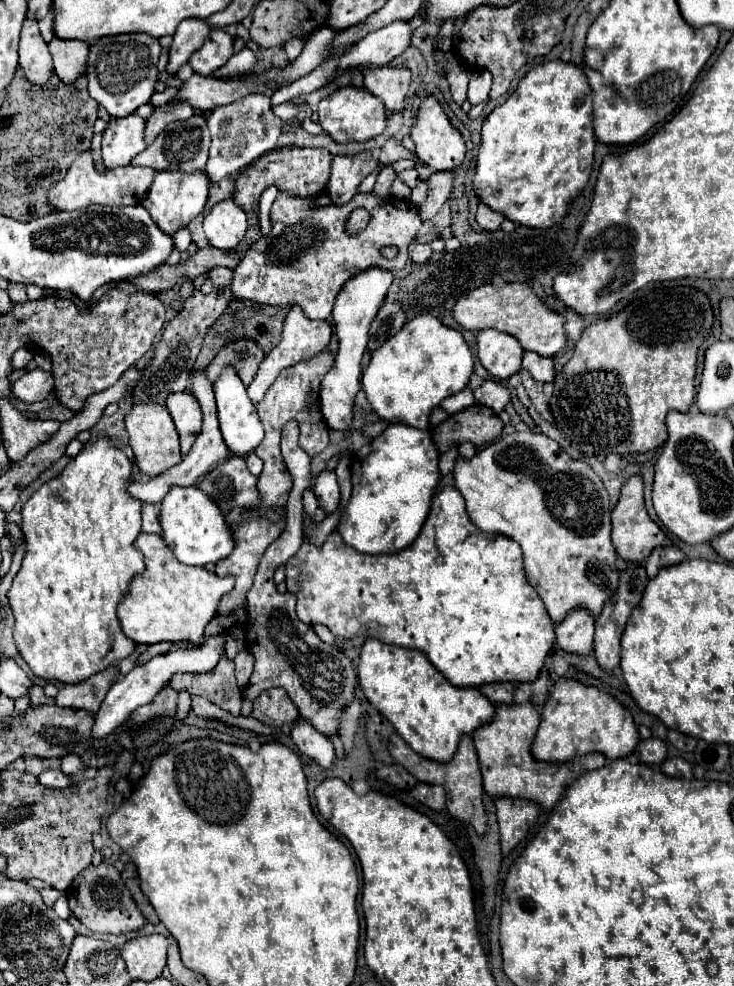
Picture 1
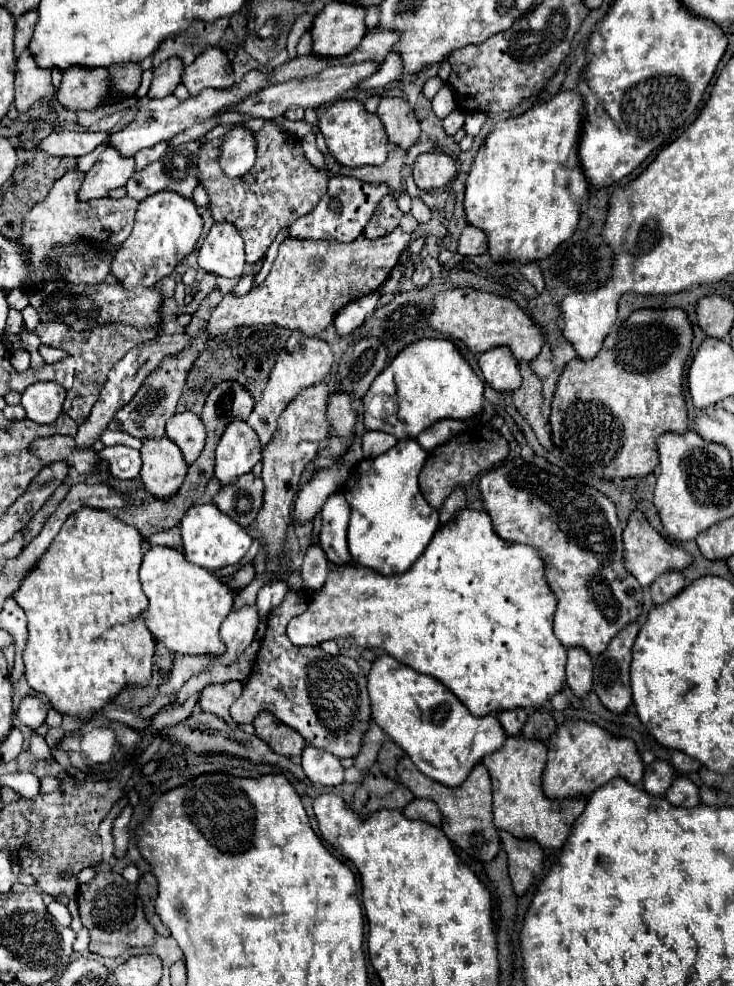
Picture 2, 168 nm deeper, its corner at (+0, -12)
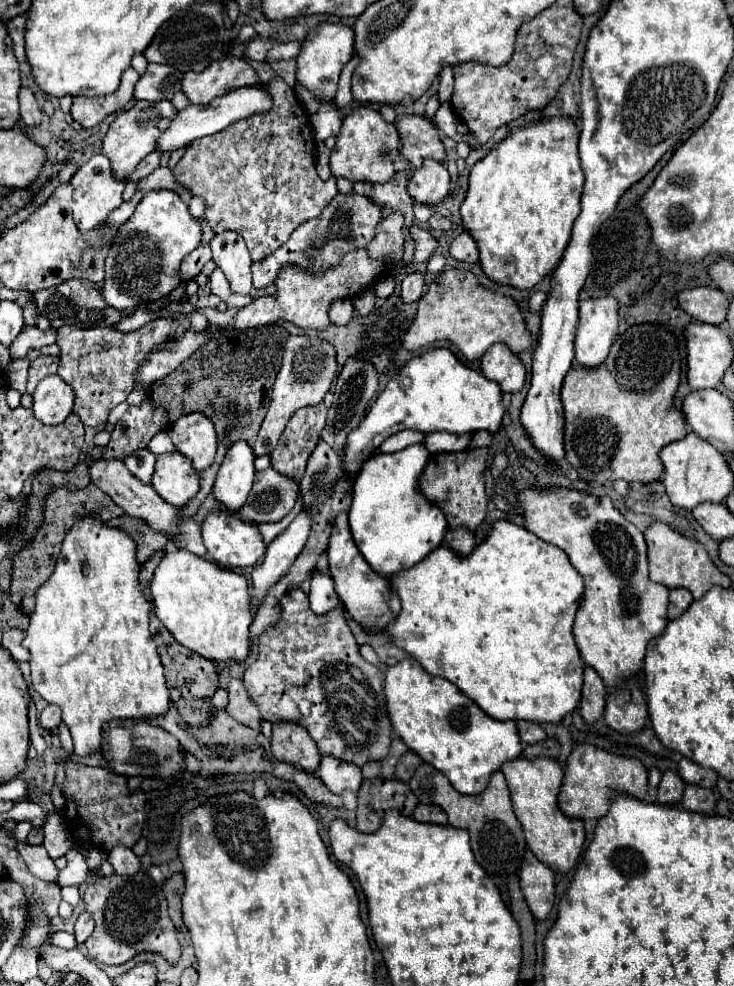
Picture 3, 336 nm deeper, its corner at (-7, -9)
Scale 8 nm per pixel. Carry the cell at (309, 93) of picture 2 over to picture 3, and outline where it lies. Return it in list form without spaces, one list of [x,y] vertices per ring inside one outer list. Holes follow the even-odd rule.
[[[238,88],[238,90],[234,90],[234,92],[226,94],[226,96],[216,98],[208,106],[190,104],[184,110],[178,110],[176,118],[170,122],[170,126],[156,140],[156,148],[154,150],[158,150],[158,152],[174,152],[174,150],[182,148],[182,146],[194,142],[196,138],[210,136],[210,134],[216,134],[216,132],[224,130],[226,126],[234,124],[240,118],[246,118],[246,116],[256,114],[256,112],[268,112],[270,106],[272,106],[272,98],[262,88]]]

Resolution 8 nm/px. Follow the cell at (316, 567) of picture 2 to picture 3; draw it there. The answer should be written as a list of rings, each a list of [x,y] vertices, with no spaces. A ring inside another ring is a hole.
[[[314,572],[312,588],[310,588],[308,596],[310,596],[312,610],[316,614],[324,614],[324,612],[330,612],[330,610],[340,606],[340,600],[338,600],[338,594],[334,590],[332,578],[330,576],[322,576],[320,572]]]

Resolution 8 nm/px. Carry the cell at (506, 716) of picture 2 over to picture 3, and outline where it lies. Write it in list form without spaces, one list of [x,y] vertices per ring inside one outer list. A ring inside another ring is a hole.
[[[516,722],[518,726],[518,732],[520,732],[520,738],[524,744],[536,744],[536,742],[542,742],[546,738],[546,732],[540,724],[534,724],[534,722]]]

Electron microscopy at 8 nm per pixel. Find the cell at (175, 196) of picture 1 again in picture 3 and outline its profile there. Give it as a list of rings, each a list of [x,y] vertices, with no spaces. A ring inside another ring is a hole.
[[[158,190],[158,192],[146,194],[138,202],[134,214],[128,218],[126,224],[122,224],[118,232],[118,240],[122,246],[116,248],[116,242],[114,242],[114,246],[106,256],[106,278],[102,284],[104,302],[116,310],[126,310],[126,308],[142,308],[146,304],[152,304],[168,296],[182,282],[180,262],[184,260],[186,254],[190,254],[200,246],[200,236],[202,236],[200,222],[190,216],[188,206],[178,198],[178,194],[174,194],[172,190]]]

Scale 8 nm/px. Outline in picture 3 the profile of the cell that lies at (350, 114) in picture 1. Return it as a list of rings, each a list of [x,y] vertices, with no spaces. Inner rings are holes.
[[[360,106],[352,110],[342,122],[342,130],[336,136],[336,146],[330,156],[330,170],[334,178],[346,178],[350,182],[388,182],[394,170],[394,158],[400,148],[400,136],[394,124],[384,122],[378,110],[372,106]]]

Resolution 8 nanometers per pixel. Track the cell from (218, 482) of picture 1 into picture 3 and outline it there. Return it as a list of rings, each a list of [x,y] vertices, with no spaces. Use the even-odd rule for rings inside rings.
[[[276,468],[256,472],[254,488],[248,496],[248,504],[238,510],[242,520],[256,524],[282,520],[296,504],[298,482],[280,474]]]

